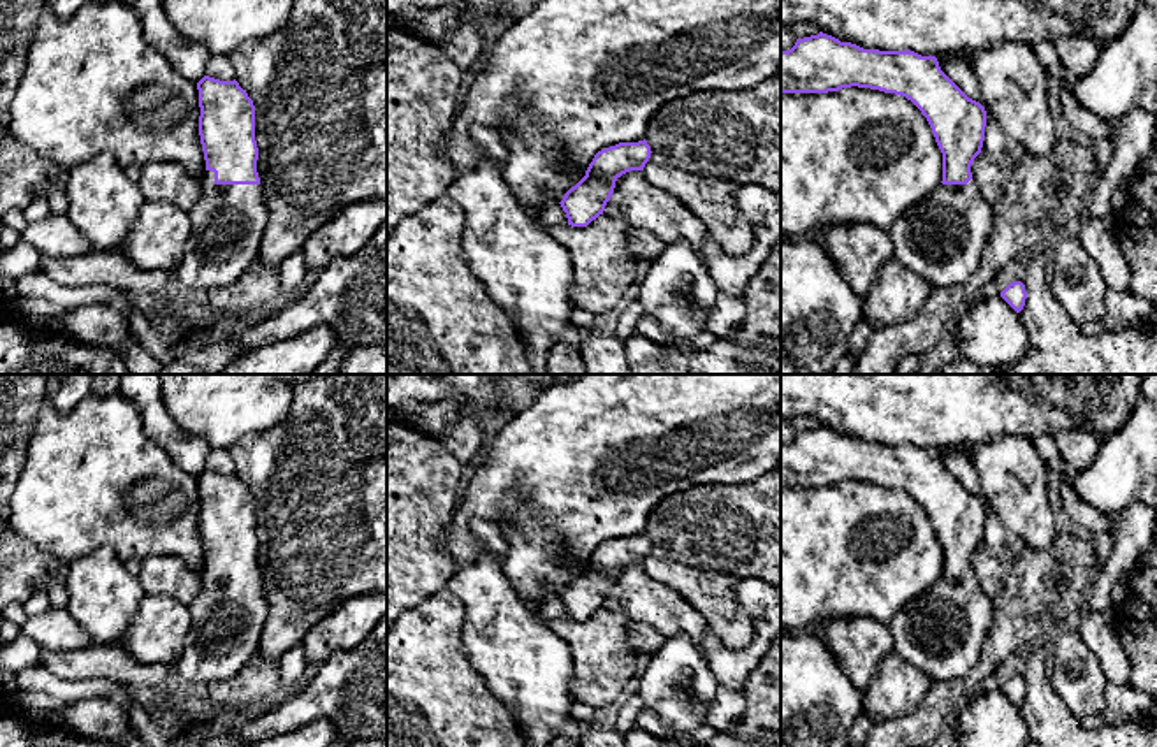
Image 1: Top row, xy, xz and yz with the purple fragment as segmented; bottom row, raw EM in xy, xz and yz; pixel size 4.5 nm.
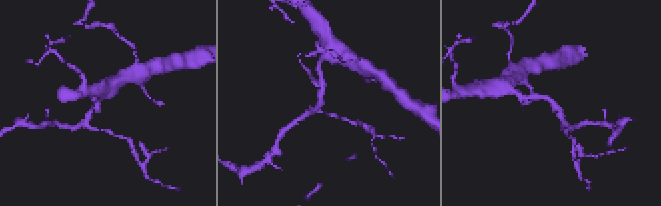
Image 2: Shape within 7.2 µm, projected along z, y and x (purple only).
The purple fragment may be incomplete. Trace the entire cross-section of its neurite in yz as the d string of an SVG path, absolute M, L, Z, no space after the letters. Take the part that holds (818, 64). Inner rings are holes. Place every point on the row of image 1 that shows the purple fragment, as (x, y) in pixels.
M819 32L818 35L797 39L795 46L781 51L781 93L828 93L842 88L870 88L884 93L902 95L911 100L927 118L935 142L942 153L942 181L935 192L918 204L907 207L890 228L893 255L914 274L927 279L932 290L944 288L967 279L976 272L986 239L992 230L992 211L985 202L971 174L974 158L981 153L986 127L985 107L969 98L939 67L935 56L921 56L914 51L863 49L851 42Z

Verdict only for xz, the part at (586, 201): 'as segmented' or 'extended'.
as segmented

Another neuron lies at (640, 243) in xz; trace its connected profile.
M631 228L626 236L626 248L635 258L654 260L665 246L666 244L647 228Z

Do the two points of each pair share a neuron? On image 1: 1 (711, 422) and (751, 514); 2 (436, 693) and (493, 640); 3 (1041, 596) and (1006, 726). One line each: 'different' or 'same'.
1: different
2: different
3: different

